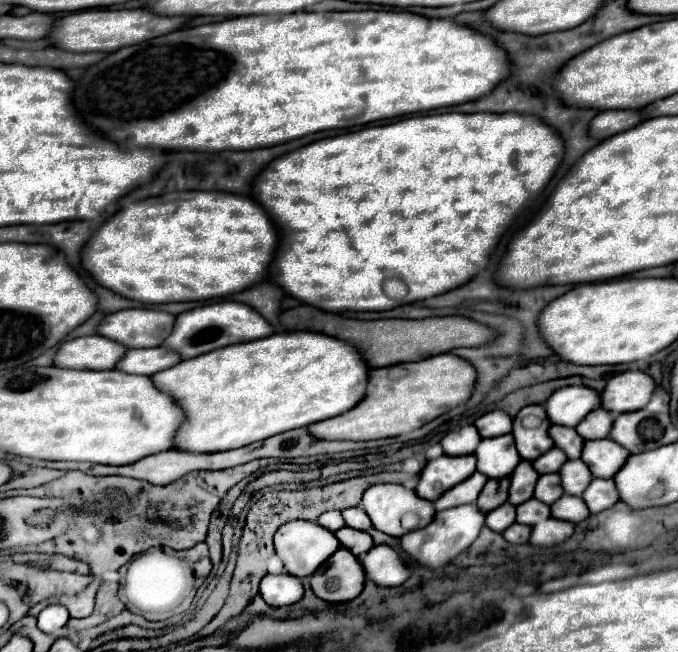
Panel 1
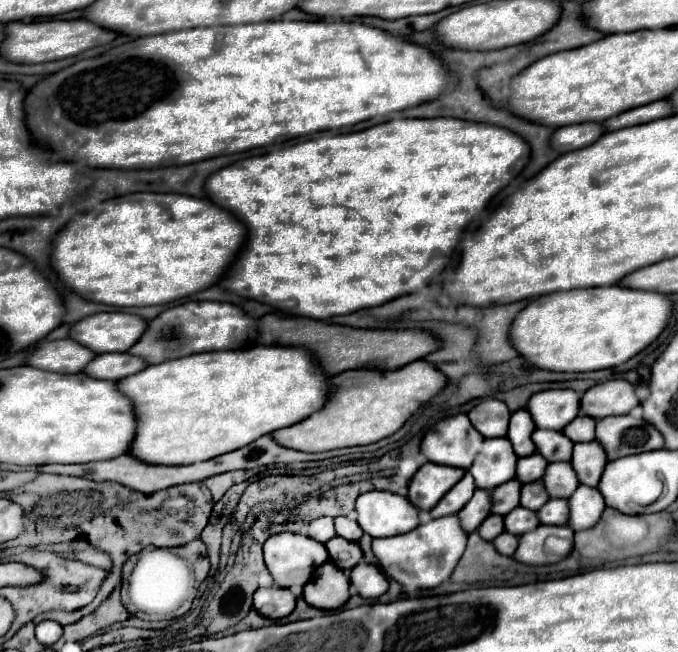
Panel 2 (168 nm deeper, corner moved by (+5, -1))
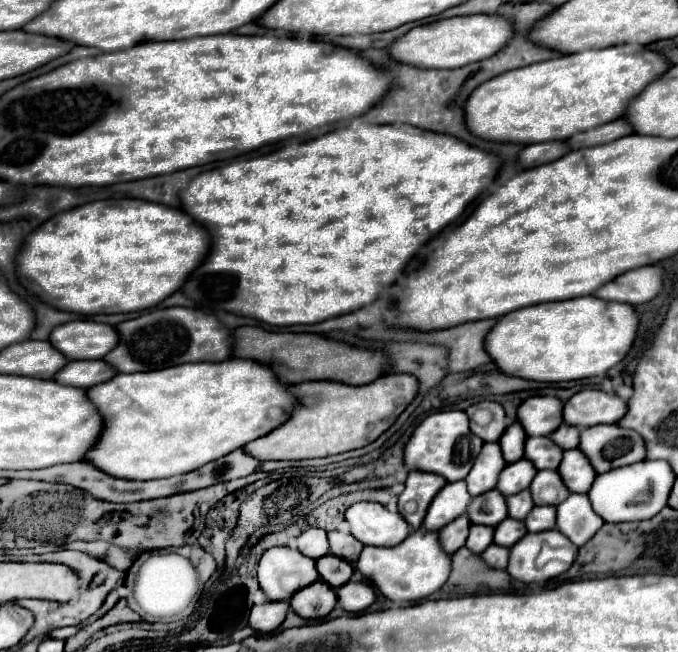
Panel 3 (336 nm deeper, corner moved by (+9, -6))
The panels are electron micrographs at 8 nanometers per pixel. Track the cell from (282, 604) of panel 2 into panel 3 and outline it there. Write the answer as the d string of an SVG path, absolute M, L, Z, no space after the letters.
M266 602L254 606L250 612L250 626L260 634L270 634L284 622L286 610L288 610L286 602Z

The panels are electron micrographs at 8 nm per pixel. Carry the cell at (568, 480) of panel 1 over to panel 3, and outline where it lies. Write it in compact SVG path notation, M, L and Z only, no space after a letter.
M540 470L530 484L530 492L536 506L558 506L564 498L568 498L568 488L556 470Z

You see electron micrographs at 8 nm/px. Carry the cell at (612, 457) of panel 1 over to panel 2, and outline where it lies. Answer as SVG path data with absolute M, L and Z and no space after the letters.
M598 441L576 443L572 465L584 485L598 485L608 463L608 455Z

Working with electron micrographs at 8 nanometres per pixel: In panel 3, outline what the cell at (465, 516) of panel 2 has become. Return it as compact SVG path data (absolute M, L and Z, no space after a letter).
M460 516L456 518L454 522L450 522L448 526L444 526L440 532L438 532L438 538L440 538L440 546L446 554L454 554L458 548L464 546L466 542L466 536L468 536L468 528L470 528L470 522L468 522L468 516Z

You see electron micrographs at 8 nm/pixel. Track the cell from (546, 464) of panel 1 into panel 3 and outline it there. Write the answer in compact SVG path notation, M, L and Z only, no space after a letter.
M522 458L520 462L504 466L504 470L500 472L496 490L500 490L500 494L508 498L512 494L518 494L518 492L526 490L534 476L536 476L536 468L532 466L532 462Z

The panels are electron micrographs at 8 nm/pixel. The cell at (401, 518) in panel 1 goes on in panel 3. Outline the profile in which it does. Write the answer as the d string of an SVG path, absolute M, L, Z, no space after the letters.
M358 502L346 510L350 532L364 546L396 546L408 534L410 526L398 512L390 512L376 502Z

